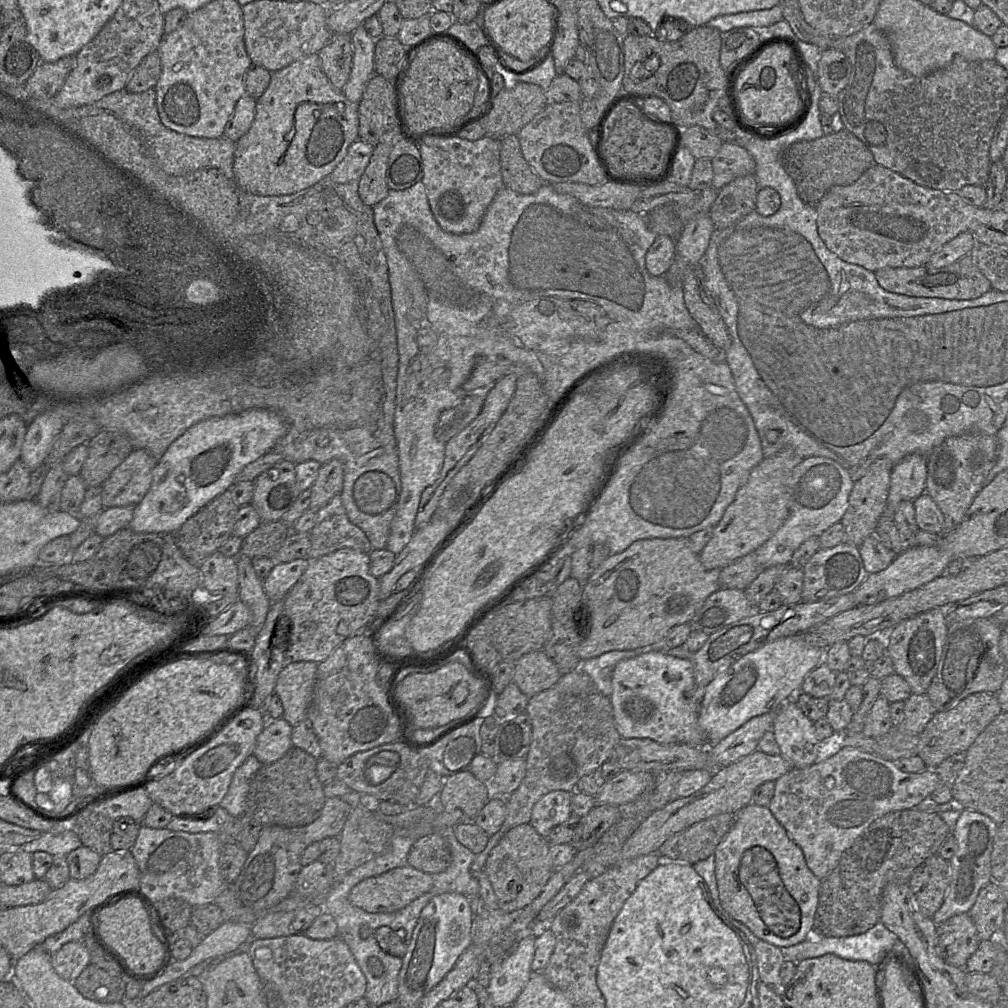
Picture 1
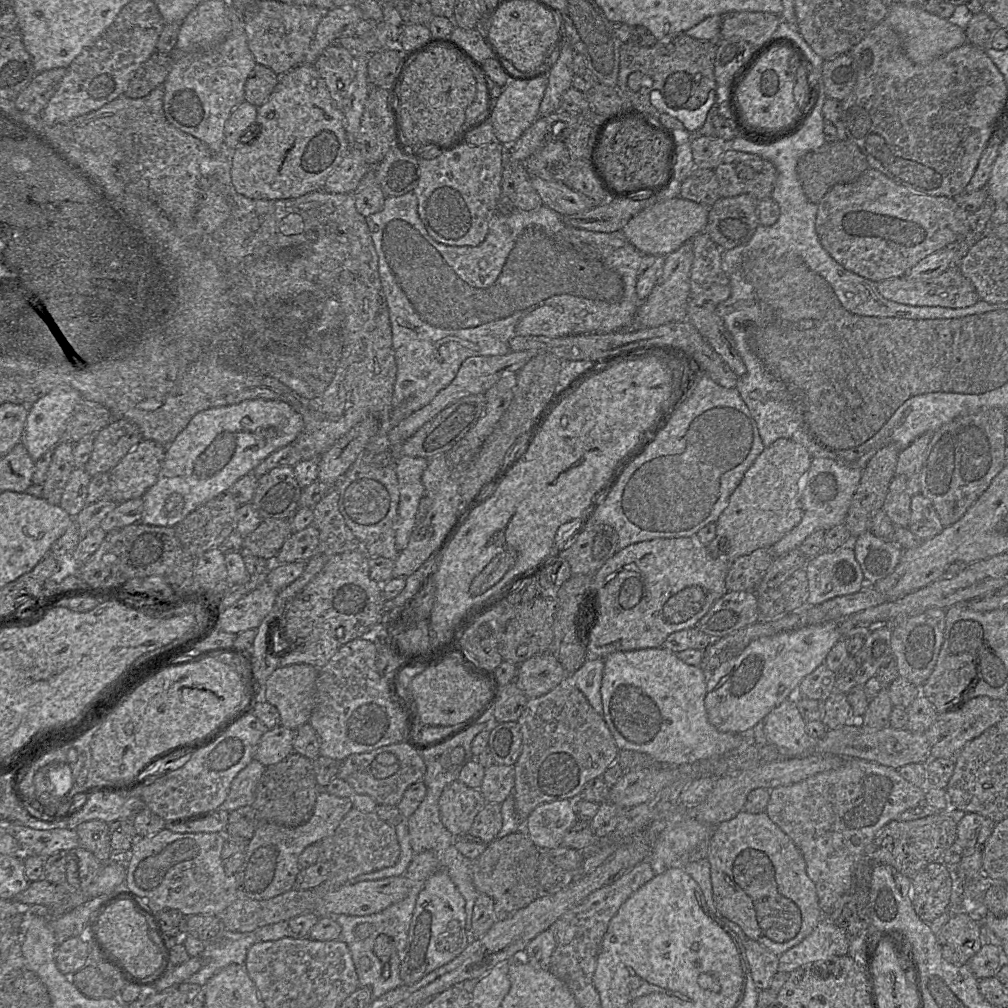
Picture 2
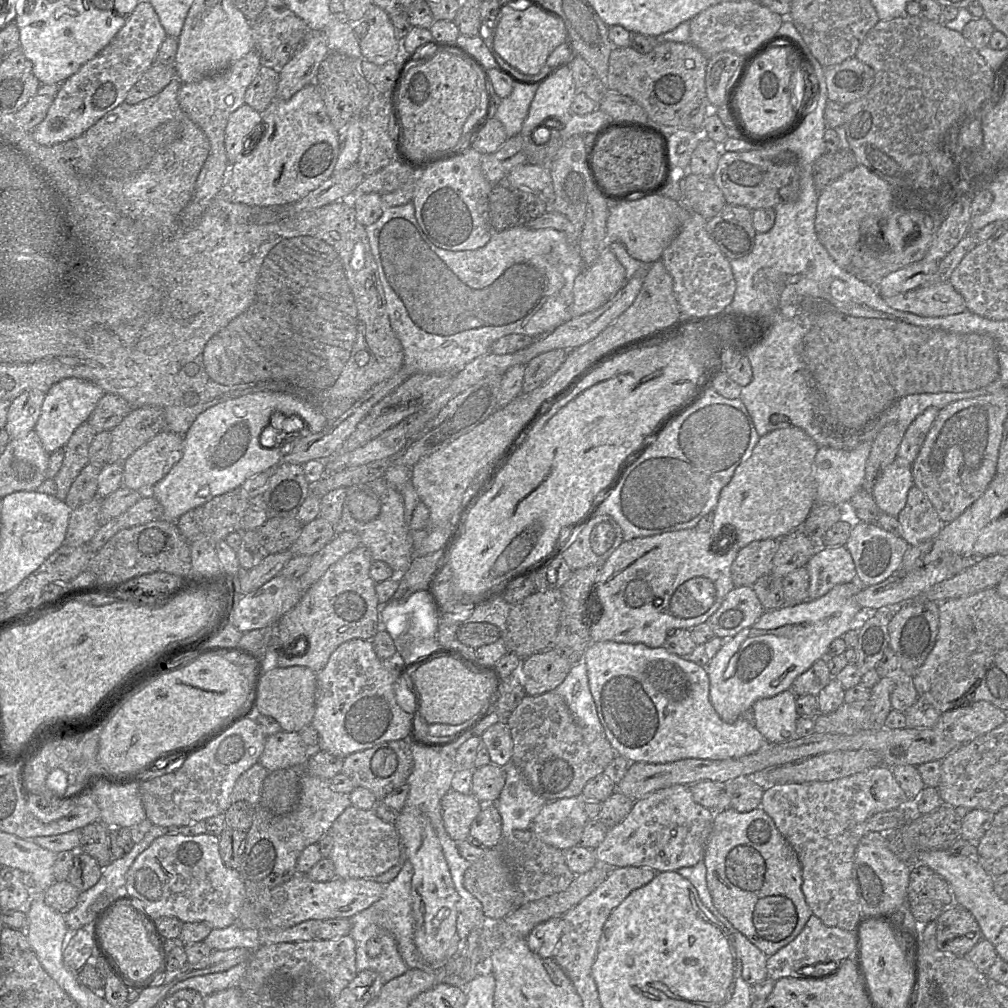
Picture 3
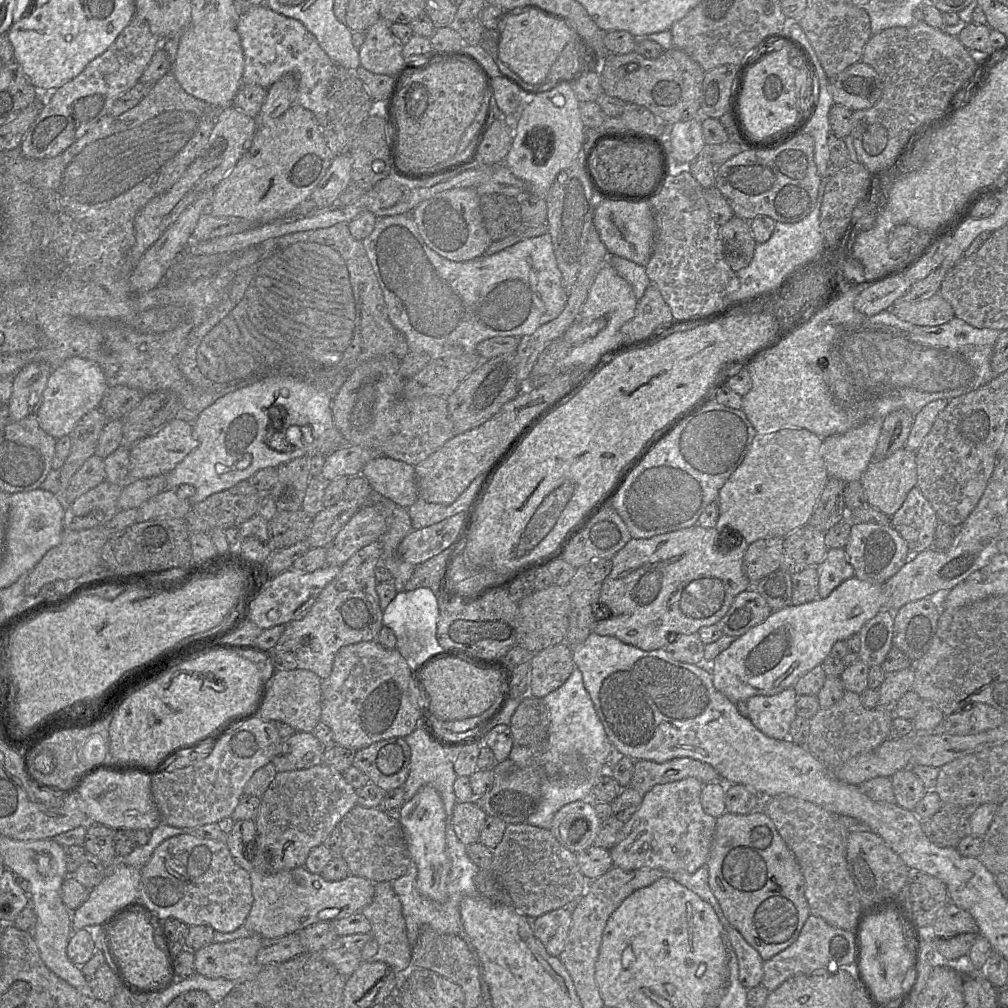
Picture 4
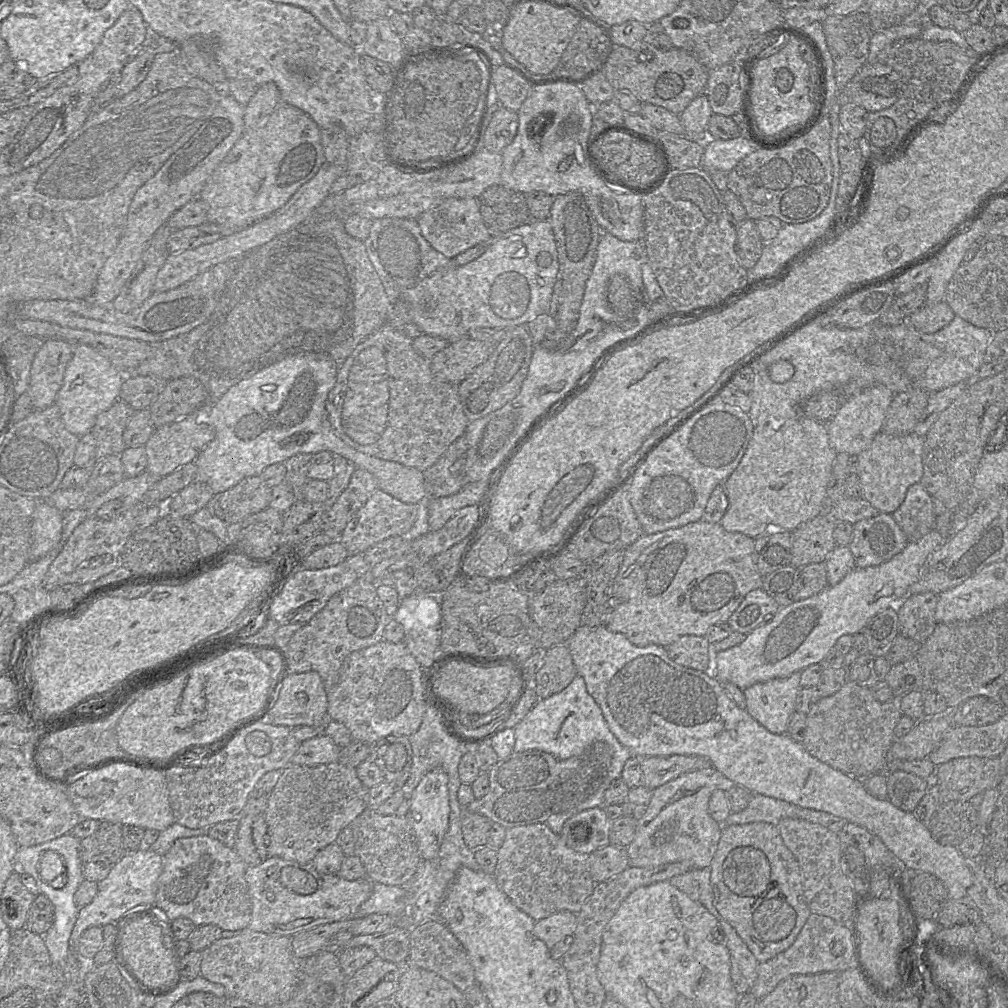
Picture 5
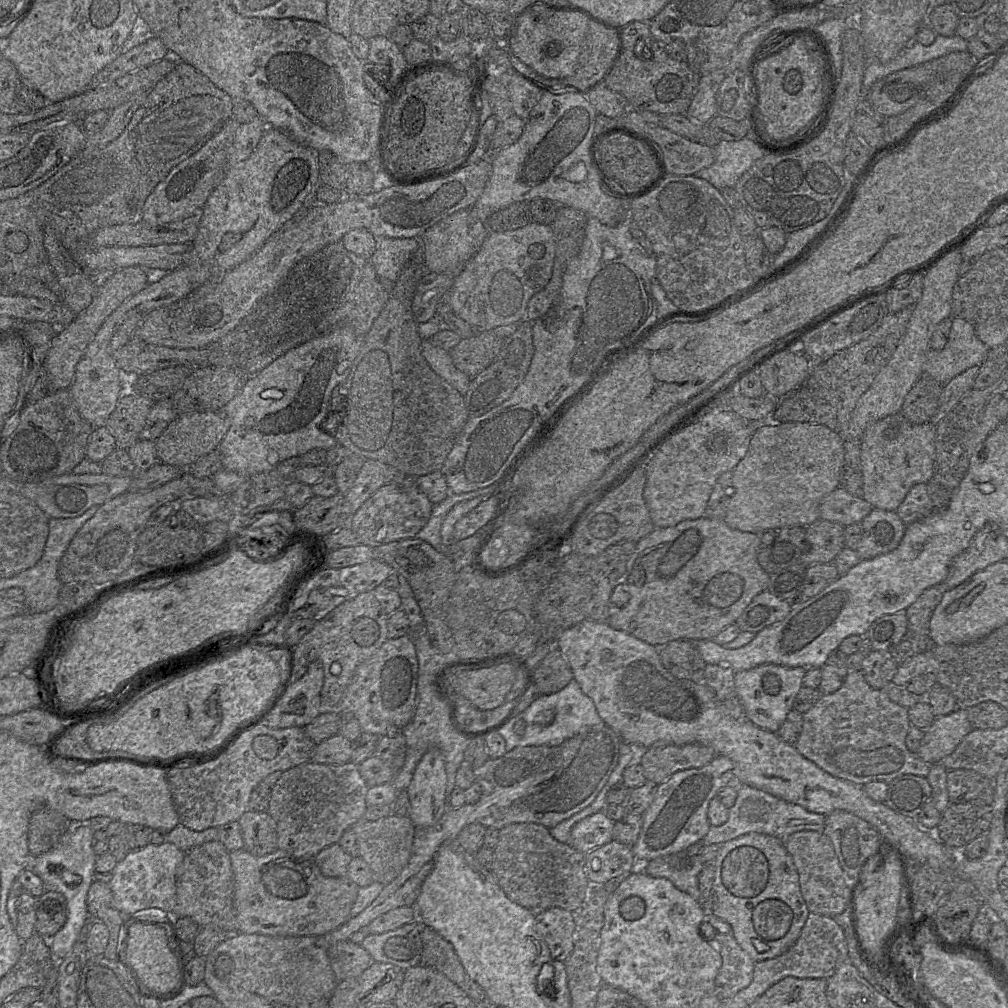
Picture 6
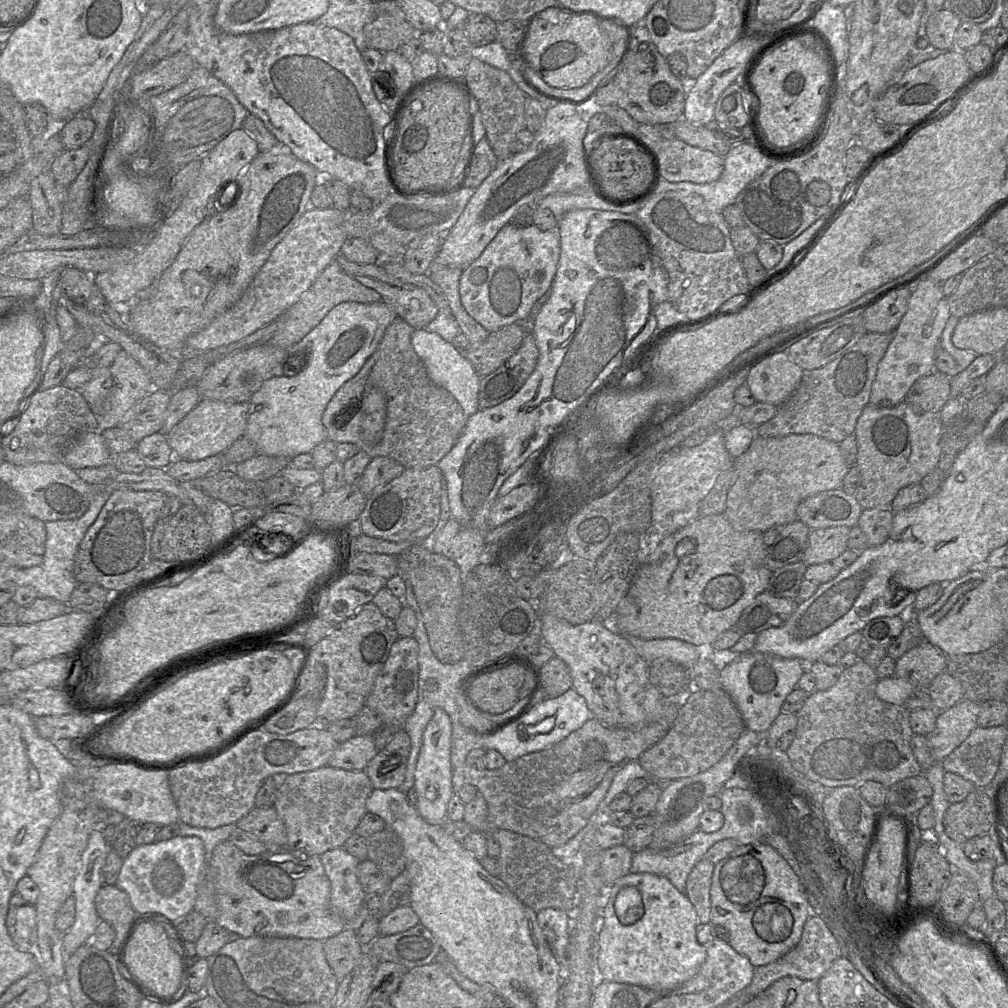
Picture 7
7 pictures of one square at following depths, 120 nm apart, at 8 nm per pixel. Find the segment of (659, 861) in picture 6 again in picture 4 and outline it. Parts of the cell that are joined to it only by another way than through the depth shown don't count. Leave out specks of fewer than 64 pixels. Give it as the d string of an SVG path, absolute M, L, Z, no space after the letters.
M706 866L700 867L694 873L688 873L686 871L674 871L671 873L665 873L665 875L674 879L709 903L723 927L732 927L725 918L715 896L709 887L708 869Z

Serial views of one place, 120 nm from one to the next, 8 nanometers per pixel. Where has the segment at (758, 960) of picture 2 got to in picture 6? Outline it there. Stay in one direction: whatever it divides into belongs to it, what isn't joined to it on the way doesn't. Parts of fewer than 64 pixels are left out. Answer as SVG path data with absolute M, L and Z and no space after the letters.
M713 928L708 932L708 937L703 939L707 942L713 941L722 957L722 965L715 978L715 988L719 998L725 1001L751 983L755 962L740 947L732 933L722 932L723 934L717 935L716 933L716 929Z

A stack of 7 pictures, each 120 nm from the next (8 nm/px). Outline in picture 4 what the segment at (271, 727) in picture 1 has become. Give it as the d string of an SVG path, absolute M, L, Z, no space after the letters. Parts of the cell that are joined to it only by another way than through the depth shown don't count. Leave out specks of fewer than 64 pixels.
M295 732L289 738L283 739L280 752L274 756L271 763L277 772L302 770L322 763L325 749L312 732Z

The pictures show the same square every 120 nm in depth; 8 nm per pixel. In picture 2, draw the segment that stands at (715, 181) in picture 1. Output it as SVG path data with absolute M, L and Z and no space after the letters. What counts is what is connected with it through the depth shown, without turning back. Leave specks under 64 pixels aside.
M724 151L714 168L719 197L748 194L758 201L770 198L777 180L775 166L756 154Z

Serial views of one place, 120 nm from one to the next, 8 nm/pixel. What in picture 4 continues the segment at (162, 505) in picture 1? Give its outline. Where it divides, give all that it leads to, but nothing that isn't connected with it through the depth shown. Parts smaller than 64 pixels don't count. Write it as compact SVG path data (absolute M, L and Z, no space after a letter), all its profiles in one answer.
M272 375L223 395L192 423L198 446L166 474L166 489L193 485L194 495L186 498L192 506L263 468L297 457L327 456L343 448L346 440L335 426L332 400L324 389L292 375Z

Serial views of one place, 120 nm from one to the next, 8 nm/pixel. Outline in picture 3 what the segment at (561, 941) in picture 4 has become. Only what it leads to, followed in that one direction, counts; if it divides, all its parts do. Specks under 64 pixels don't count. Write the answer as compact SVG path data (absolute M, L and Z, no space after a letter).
M553 917L538 924L526 938L529 949L541 958L554 958L563 927L563 917Z

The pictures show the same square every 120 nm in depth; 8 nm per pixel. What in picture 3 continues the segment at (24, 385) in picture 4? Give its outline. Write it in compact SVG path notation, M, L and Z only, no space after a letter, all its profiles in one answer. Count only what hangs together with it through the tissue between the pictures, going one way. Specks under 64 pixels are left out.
M36 390L28 391L11 401L5 424L10 440L24 437L34 430L45 394Z

